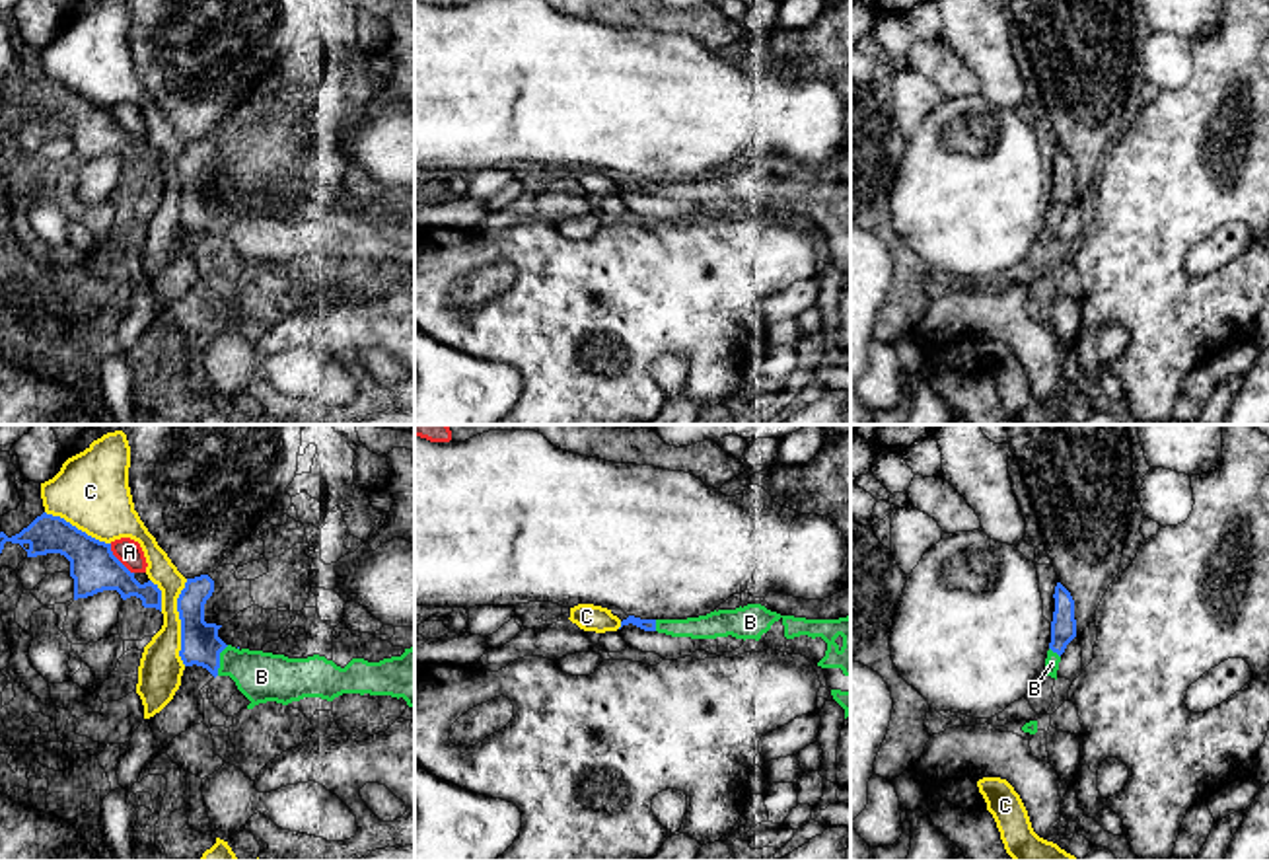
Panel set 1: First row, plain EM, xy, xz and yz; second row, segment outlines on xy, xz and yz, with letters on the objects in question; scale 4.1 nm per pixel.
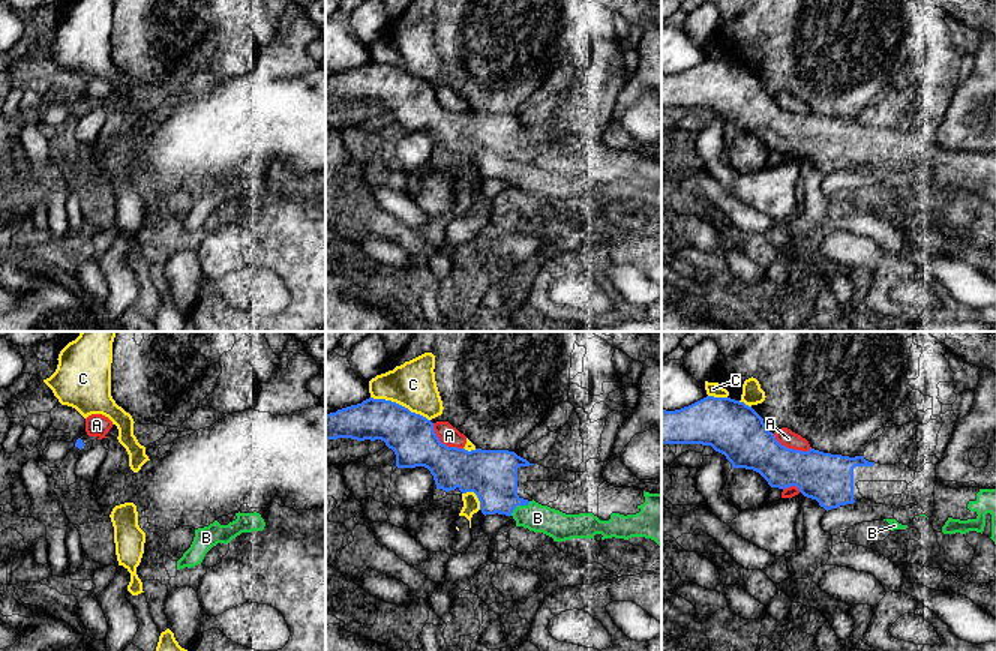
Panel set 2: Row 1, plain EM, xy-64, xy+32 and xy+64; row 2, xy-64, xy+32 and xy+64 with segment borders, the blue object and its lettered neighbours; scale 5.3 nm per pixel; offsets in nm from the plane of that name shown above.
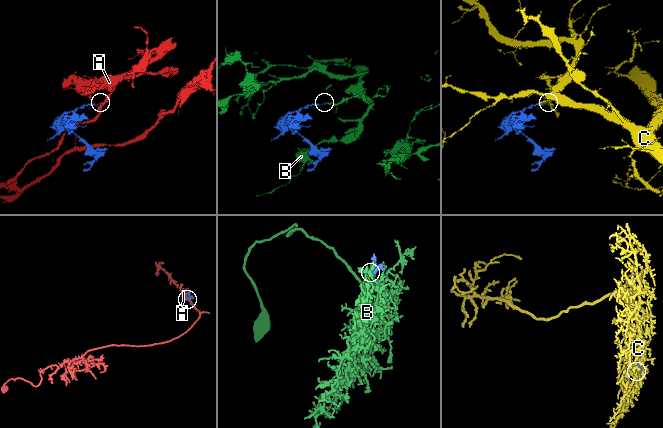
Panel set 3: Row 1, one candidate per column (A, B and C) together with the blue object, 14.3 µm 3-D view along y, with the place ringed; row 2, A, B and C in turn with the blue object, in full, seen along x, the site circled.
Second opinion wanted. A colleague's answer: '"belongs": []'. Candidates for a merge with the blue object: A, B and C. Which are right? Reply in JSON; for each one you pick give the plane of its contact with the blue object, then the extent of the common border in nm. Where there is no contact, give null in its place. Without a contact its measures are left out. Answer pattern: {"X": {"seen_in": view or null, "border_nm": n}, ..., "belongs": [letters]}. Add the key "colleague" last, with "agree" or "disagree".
{"B": {"seen_in": "xy", "border_nm": 140}, "belongs": ["B"], "colleague": "disagree"}

